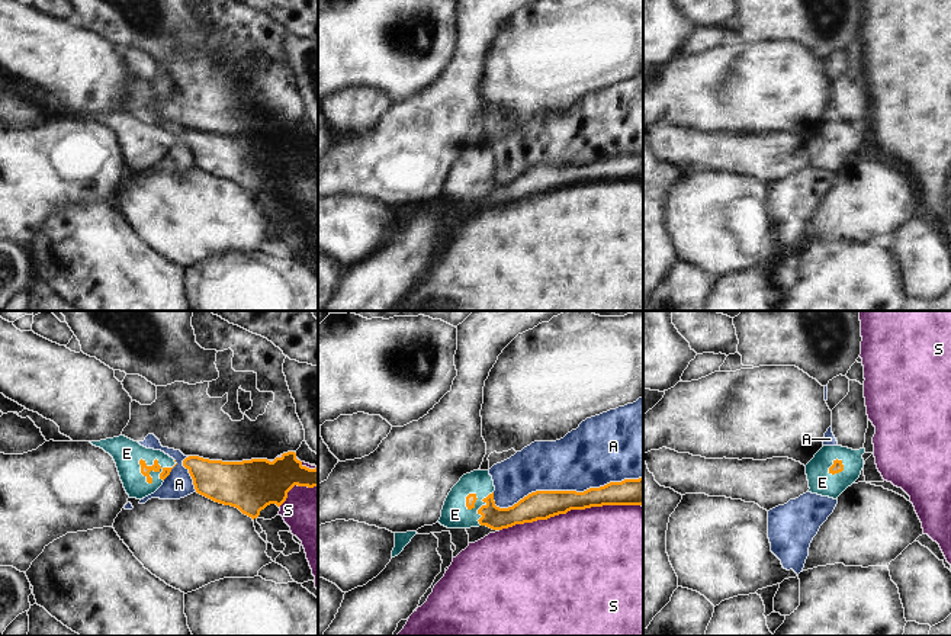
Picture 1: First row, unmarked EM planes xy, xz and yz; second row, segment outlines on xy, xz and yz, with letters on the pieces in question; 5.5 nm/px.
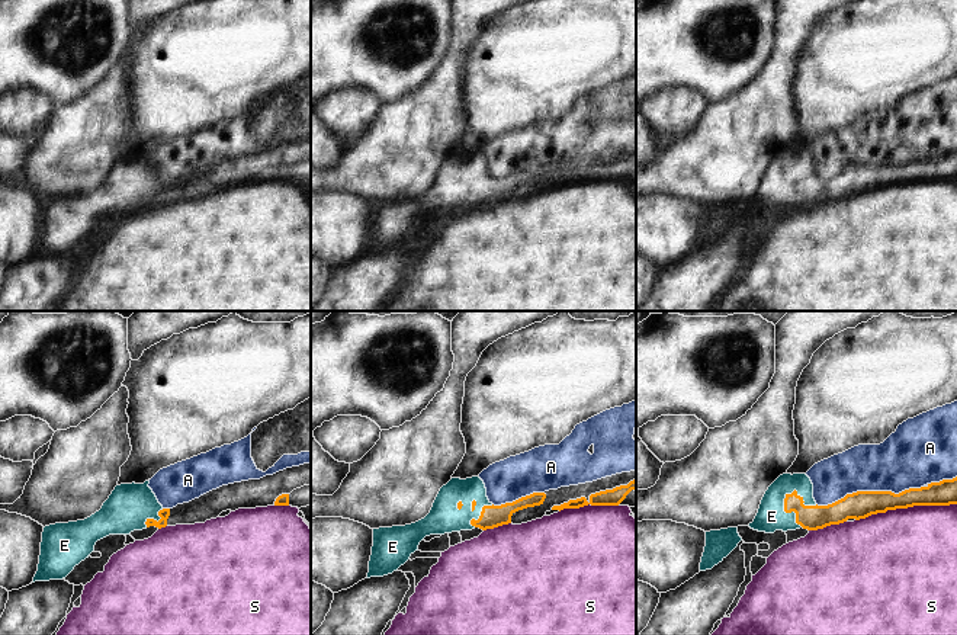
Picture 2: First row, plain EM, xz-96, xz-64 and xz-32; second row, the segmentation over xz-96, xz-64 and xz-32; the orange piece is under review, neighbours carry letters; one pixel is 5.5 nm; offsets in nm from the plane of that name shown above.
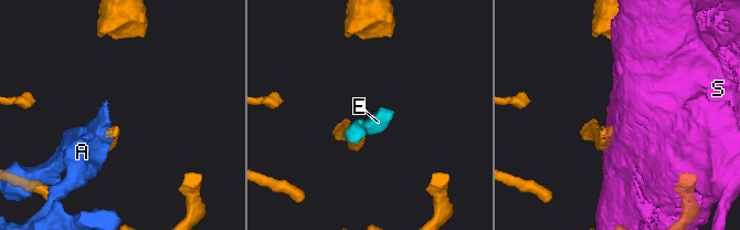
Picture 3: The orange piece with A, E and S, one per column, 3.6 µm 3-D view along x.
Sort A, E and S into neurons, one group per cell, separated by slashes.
A / E / S

